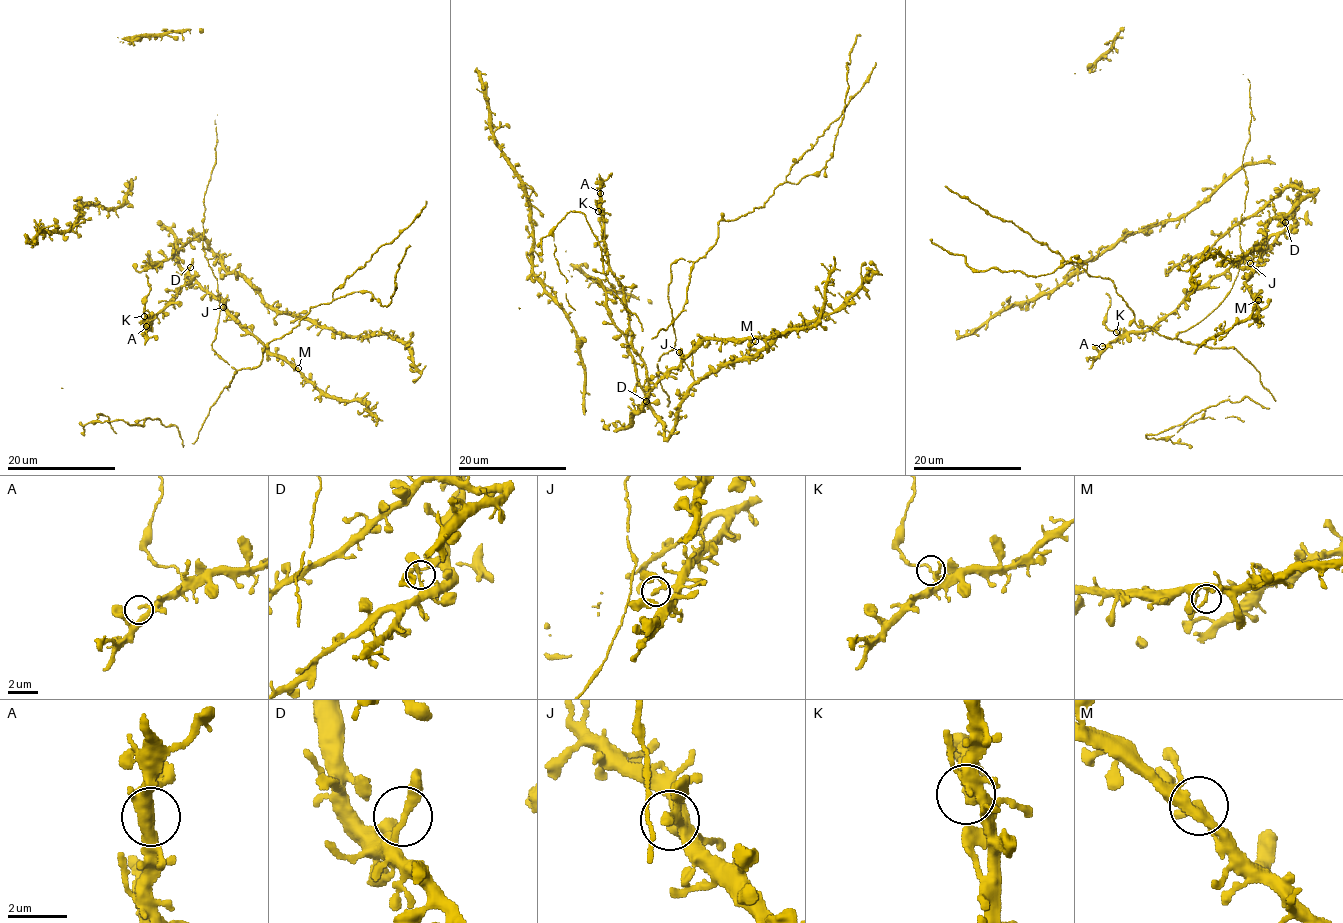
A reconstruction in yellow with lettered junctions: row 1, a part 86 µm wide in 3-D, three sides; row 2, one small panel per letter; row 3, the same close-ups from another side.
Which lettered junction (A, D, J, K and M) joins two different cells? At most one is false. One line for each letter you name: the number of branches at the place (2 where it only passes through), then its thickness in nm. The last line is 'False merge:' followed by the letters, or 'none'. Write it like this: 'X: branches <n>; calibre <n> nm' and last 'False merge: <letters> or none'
K: branches 2; calibre 220 nm
False merge: K

